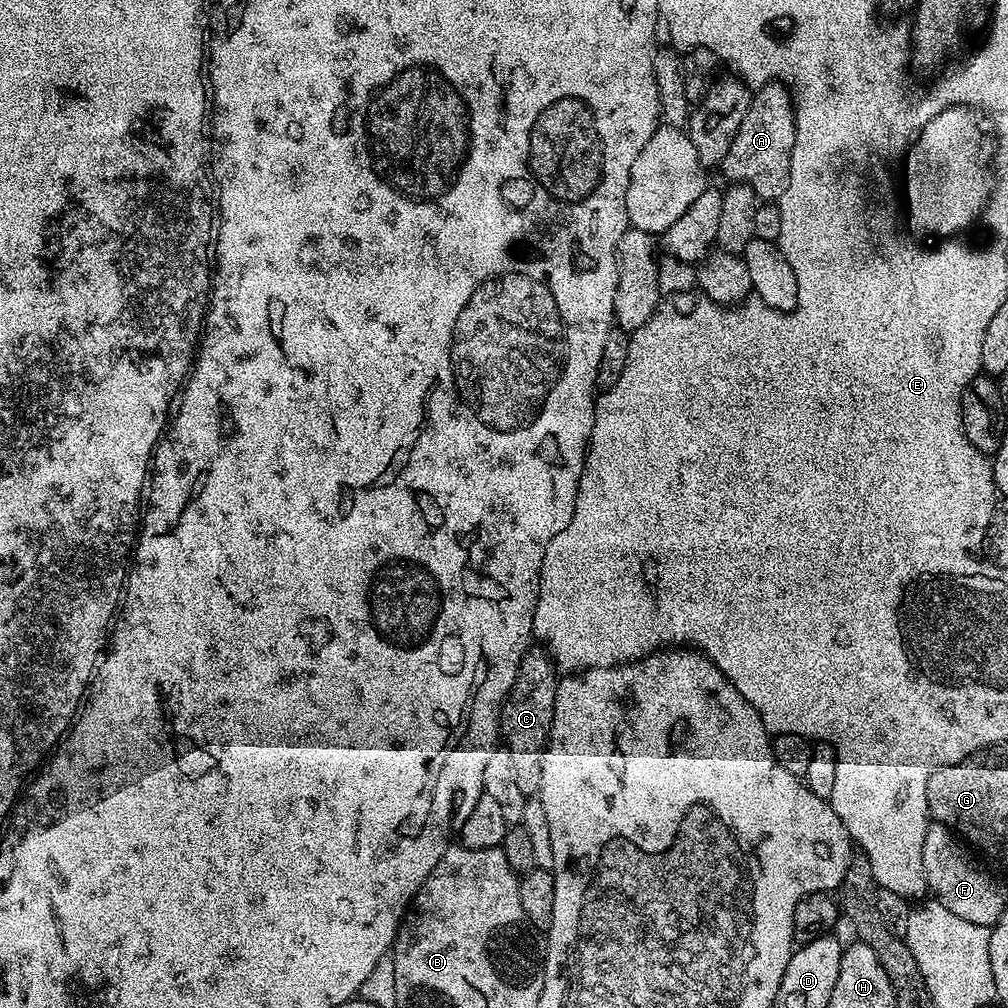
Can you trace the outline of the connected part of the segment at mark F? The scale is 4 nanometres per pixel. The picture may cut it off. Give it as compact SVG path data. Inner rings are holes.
M929 823L926 838L922 844L922 866L926 874L928 892L939 900L946 910L958 914L969 926L976 924L983 930L991 929L998 922L1006 907L1004 892L968 857L969 849L954 835L945 824Z

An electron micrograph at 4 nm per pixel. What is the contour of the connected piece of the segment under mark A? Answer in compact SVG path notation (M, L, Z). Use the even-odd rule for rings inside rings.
M780 82L766 84L751 97L745 117L730 142L729 152L718 165L719 171L724 171L725 181L750 186L757 201L779 201L788 185L795 137L796 110L789 89Z

